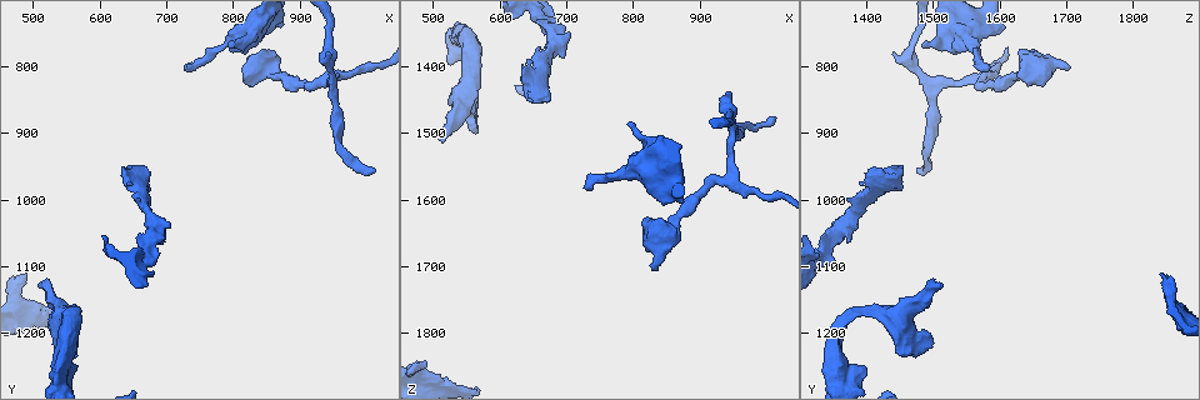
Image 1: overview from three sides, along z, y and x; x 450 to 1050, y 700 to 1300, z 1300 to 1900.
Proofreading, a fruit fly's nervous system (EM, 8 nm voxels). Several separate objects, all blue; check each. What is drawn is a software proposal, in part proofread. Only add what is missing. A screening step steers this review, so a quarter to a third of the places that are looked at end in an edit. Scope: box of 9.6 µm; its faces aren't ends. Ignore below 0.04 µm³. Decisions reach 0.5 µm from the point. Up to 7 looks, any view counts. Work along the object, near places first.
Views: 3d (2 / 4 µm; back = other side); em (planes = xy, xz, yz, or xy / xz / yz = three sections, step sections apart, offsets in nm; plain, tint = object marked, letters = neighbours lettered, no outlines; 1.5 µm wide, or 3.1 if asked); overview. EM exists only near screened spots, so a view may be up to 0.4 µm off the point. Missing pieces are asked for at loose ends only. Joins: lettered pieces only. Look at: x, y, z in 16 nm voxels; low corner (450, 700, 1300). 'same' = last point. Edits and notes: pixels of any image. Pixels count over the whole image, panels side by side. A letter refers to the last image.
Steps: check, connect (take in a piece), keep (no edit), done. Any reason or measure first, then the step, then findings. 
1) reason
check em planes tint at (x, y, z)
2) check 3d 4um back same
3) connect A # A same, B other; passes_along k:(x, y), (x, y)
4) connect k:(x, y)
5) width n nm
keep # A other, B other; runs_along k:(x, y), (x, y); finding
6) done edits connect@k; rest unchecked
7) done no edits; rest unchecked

free end
check em planes letters at (825, 800, 1705)

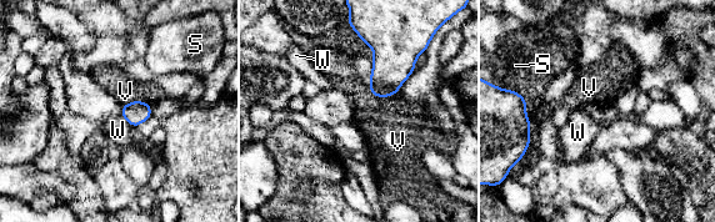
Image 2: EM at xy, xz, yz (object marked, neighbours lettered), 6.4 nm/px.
longest_contact V 200 nm
keep # S other, V other, W other; border 2:(368, 86), (375, 96), (396, 92); no lettered piece goes on from it

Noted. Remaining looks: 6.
branch stops here
check em planes letters at (725, 805, 1580)

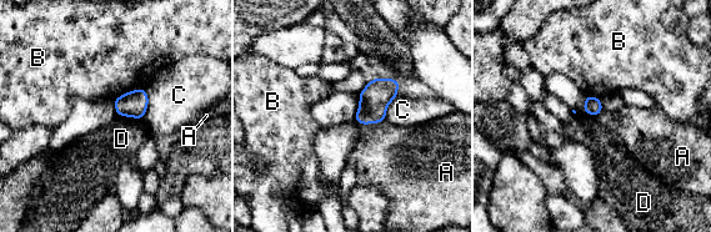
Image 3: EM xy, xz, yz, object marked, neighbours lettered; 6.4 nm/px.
keep # A other, B other, C other, D other; border 3:(118, 115), (141, 120); none of them fits

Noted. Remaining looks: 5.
free end
check em planes letters at (510, 1125, 1505)

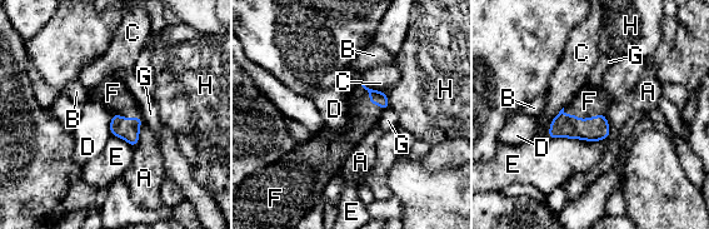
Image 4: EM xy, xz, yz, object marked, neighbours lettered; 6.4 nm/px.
connect F # A other, B other, C other, D other, E other, F same, G other, H other; passes_along 4:(590, 129), (584, 119), (589, 101); it goes on there

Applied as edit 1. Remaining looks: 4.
done edits connect@4; rest unchecked

